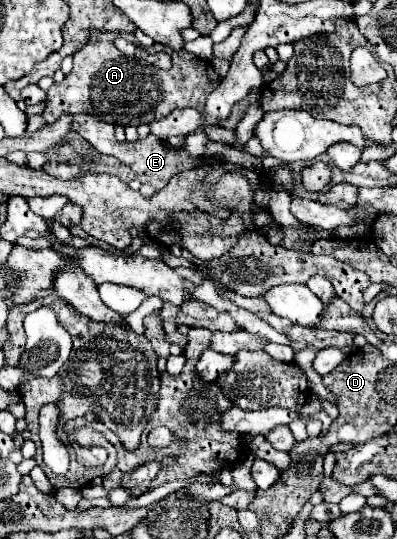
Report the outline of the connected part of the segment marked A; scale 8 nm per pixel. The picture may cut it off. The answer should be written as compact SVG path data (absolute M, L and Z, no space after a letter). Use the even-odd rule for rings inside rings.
M91 32L89 42L75 52L75 66L71 74L65 76L61 84L53 84L47 90L45 102L45 120L55 122L61 114L93 114L101 122L121 124L121 126L141 126L151 124L155 120L165 118L177 108L197 108L205 110L207 94L217 88L221 82L215 68L195 54L189 52L173 52L171 70L153 70L145 72L145 68L153 68L145 60L129 58L121 54L113 40L117 34L111 32Z

